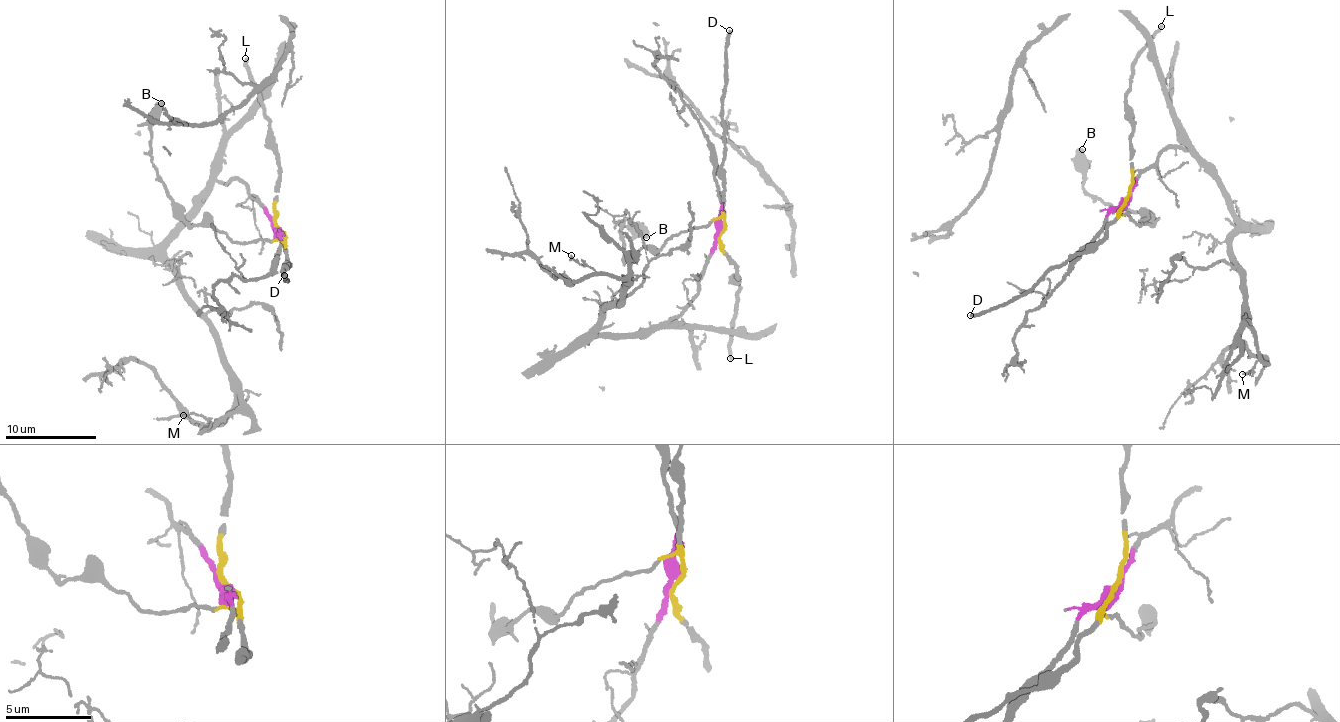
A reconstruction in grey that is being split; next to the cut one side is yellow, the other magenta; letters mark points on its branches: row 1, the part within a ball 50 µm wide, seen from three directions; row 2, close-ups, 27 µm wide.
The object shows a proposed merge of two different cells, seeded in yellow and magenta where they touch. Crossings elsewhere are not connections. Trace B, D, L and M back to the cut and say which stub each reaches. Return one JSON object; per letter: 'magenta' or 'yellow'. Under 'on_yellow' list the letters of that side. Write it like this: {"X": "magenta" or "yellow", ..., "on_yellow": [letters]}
{"B": "yellow", "D": "yellow", "L": "yellow", "M": "magenta", "on_yellow": ["B", "D", "L"]}

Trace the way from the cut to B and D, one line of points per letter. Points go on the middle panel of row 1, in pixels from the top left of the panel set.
B: (718, 234), (725, 226), (720, 218), (625, 256), (623, 222), (647, 238)
D: (718, 234), (725, 226), (721, 214), (725, 198), (720, 98), (726, 82), (728, 29)

